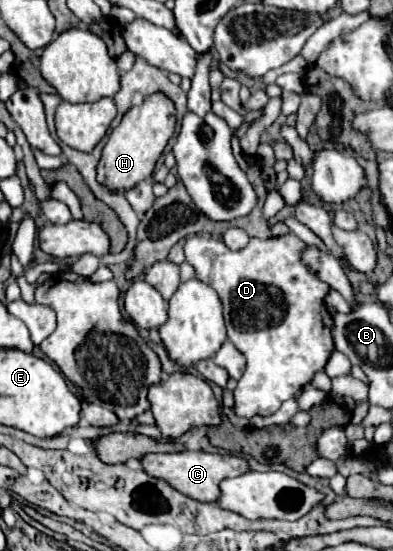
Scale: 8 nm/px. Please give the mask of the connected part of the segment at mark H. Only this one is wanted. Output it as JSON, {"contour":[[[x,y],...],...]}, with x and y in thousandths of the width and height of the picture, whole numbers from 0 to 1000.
{"contour":[[[415,167],[374,174],[369,185],[354,192],[333,192],[318,203],[308,225],[282,240],[262,269],[262,283],[247,305],[252,330],[272,334],[282,345],[318,348],[323,341],[344,338],[354,327],[379,323],[415,269],[425,265],[430,250],[445,243],[445,229],[450,229],[445,189]]]}

